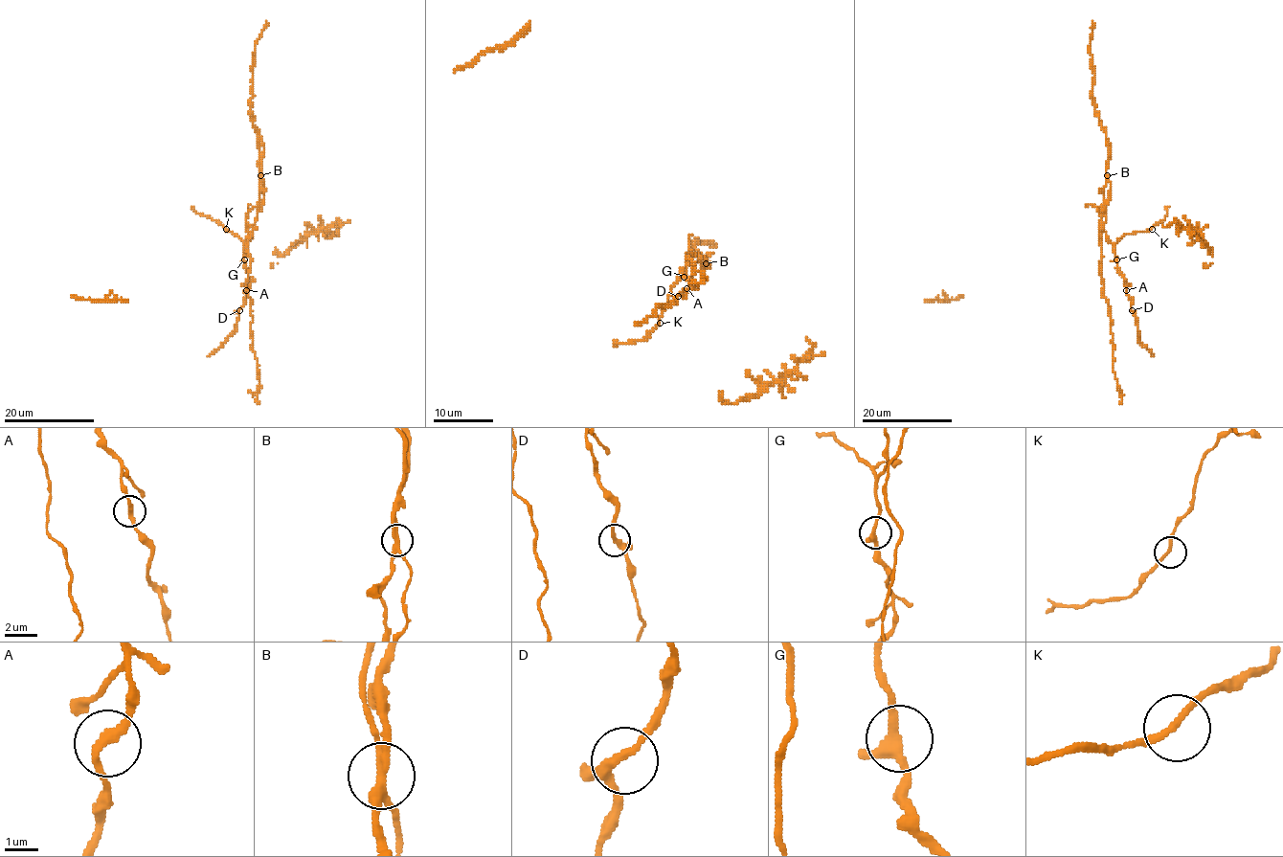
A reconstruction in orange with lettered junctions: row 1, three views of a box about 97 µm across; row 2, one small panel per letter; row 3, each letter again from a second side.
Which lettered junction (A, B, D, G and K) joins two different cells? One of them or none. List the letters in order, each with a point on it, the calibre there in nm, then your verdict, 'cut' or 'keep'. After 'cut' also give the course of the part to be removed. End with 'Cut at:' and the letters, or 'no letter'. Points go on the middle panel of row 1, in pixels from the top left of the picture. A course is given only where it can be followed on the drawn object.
A: at (686, 288); 260 nm thick; keep
B: at (706, 263); 240 nm thick; cut; foreign part runs (707, 262), (709, 269), (689, 254), (694, 273), (702, 272), (705, 278), (688, 283)
D: at (678, 296); 240 nm thick; keep
G: at (684, 277); 240 nm thick; keep
K: at (660, 323); 180 nm thick; keep
Cut at: B

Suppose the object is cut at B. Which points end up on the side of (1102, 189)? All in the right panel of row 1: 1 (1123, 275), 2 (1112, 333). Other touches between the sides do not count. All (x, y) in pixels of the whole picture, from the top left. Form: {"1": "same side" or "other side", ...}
{"1": "same side", "2": "other side"}

